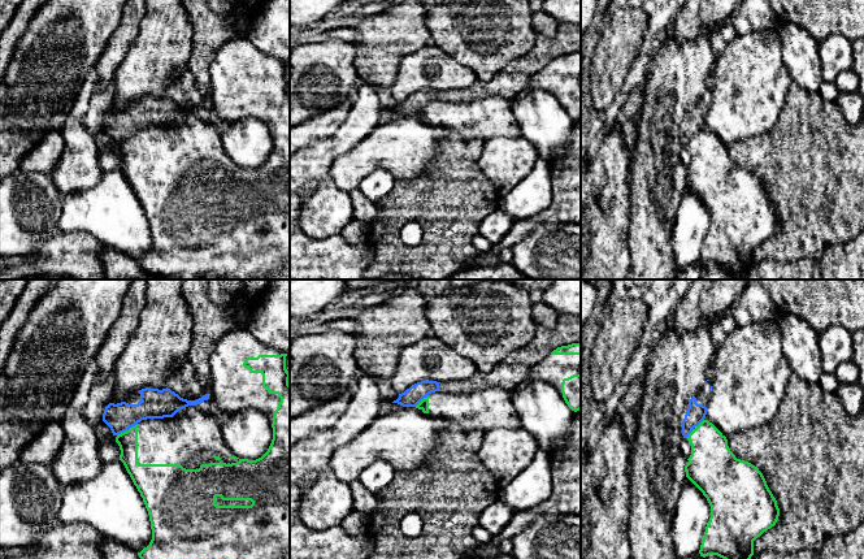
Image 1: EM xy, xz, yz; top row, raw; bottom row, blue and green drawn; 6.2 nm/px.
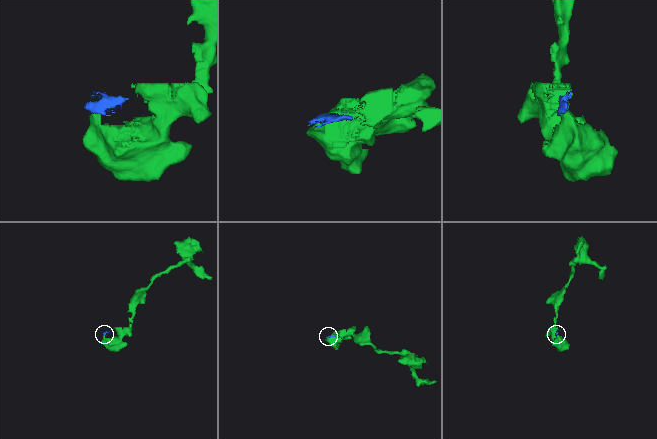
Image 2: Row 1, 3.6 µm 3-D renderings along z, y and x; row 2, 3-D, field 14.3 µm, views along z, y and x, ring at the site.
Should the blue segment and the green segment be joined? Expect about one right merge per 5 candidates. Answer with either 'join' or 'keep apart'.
keep apart

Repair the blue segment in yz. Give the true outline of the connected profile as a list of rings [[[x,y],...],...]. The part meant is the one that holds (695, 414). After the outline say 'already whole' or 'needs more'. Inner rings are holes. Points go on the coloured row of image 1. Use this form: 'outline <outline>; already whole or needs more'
outline [[[707,380],[700,391],[689,400],[689,408],[682,421],[683,438],[687,438],[692,429],[705,419],[711,391],[711,381]]]; needs more

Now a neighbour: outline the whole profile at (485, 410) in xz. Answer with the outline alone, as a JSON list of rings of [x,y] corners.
[[[492,387],[470,394],[435,391],[424,398],[416,408],[424,413],[453,420],[464,432],[517,429],[521,422],[511,391]]]

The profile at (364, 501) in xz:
[[[359,480],[353,481],[349,485],[352,491],[352,502],[355,510],[361,511],[364,514],[374,514],[378,507],[379,502],[374,494],[372,494]]]

